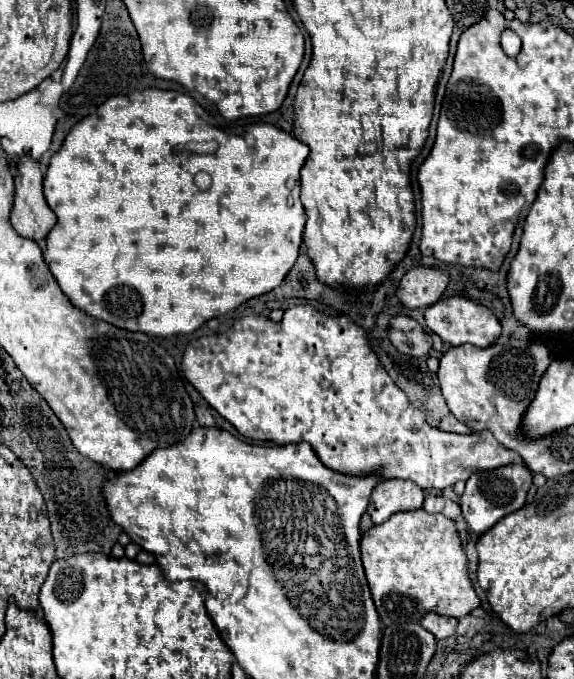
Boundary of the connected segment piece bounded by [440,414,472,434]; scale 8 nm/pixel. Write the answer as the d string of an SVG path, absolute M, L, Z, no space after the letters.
M448 414L446 418L442 418L442 422L440 422L440 430L456 432L456 434L470 434L470 432L472 432L466 424L462 424L460 420L456 420L452 414Z

